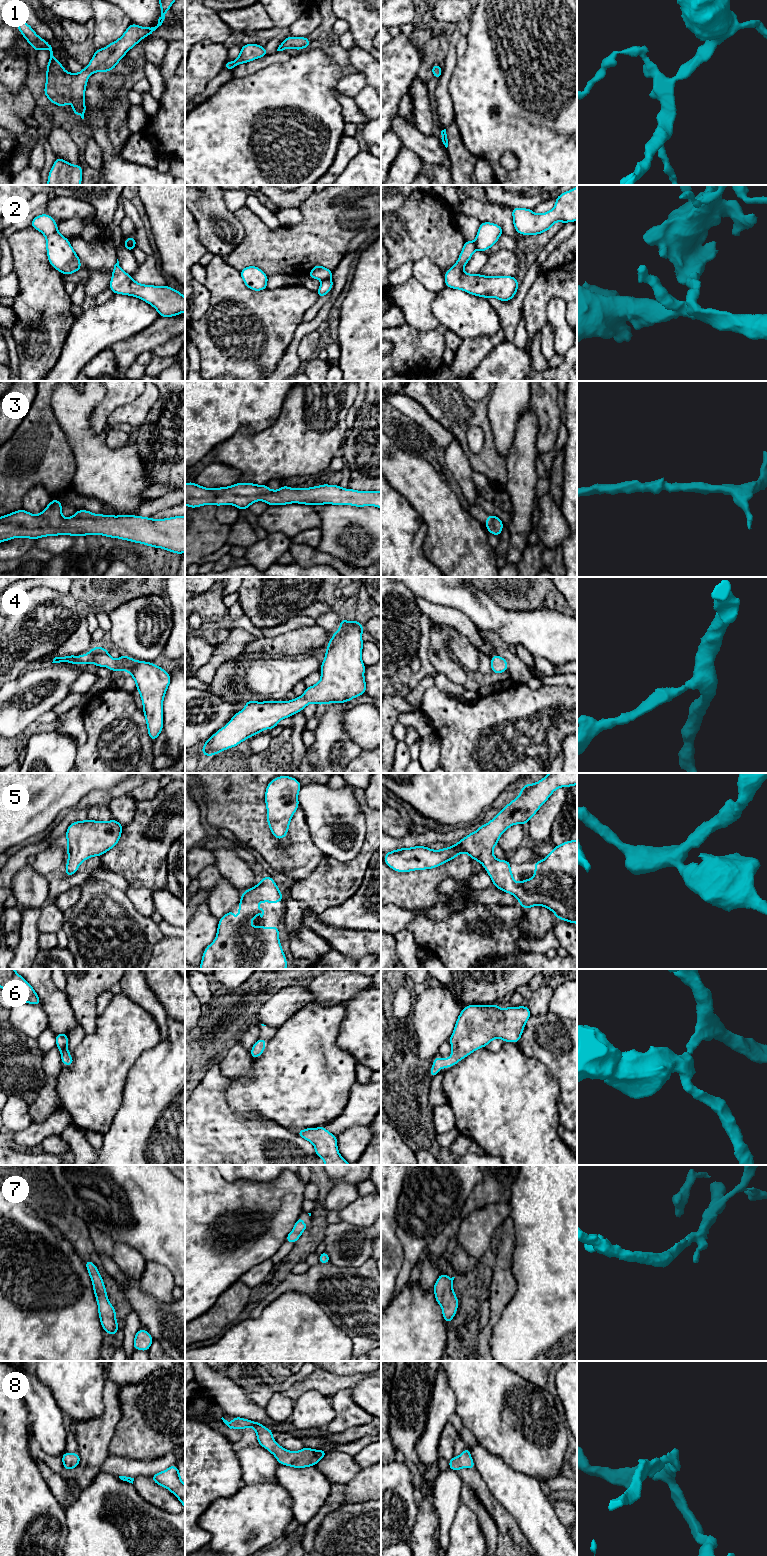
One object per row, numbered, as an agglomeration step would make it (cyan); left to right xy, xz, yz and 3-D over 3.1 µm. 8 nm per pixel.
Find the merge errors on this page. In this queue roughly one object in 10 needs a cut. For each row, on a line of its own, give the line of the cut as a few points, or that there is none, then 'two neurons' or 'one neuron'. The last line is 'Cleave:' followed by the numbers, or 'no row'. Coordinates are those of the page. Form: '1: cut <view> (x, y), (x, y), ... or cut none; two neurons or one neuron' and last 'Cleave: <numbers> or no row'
1: cut none; one neuron
2: cut xz (330, 278), (322, 280); two neurons
3: cut none; one neuron
4: cut none; one neuron
5: cut none; one neuron
6: cut none; one neuron
7: cut none; one neuron
8: cut none; one neuron
Cleave: 2

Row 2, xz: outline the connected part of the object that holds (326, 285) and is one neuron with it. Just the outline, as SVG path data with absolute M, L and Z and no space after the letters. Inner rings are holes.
M332 279L322 280L319 289L316 291L319 298L327 295L333 287Z

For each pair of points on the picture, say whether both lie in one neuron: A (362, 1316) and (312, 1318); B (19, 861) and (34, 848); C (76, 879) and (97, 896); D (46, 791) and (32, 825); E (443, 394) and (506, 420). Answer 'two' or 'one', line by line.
A: two
B: one
C: two
D: one
E: two

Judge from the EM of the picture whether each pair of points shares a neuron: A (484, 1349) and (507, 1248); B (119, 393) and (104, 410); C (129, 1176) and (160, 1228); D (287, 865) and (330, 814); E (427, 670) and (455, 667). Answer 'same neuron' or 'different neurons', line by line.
A: same neuron
B: same neuron
C: same neuron
D: different neurons
E: different neurons

